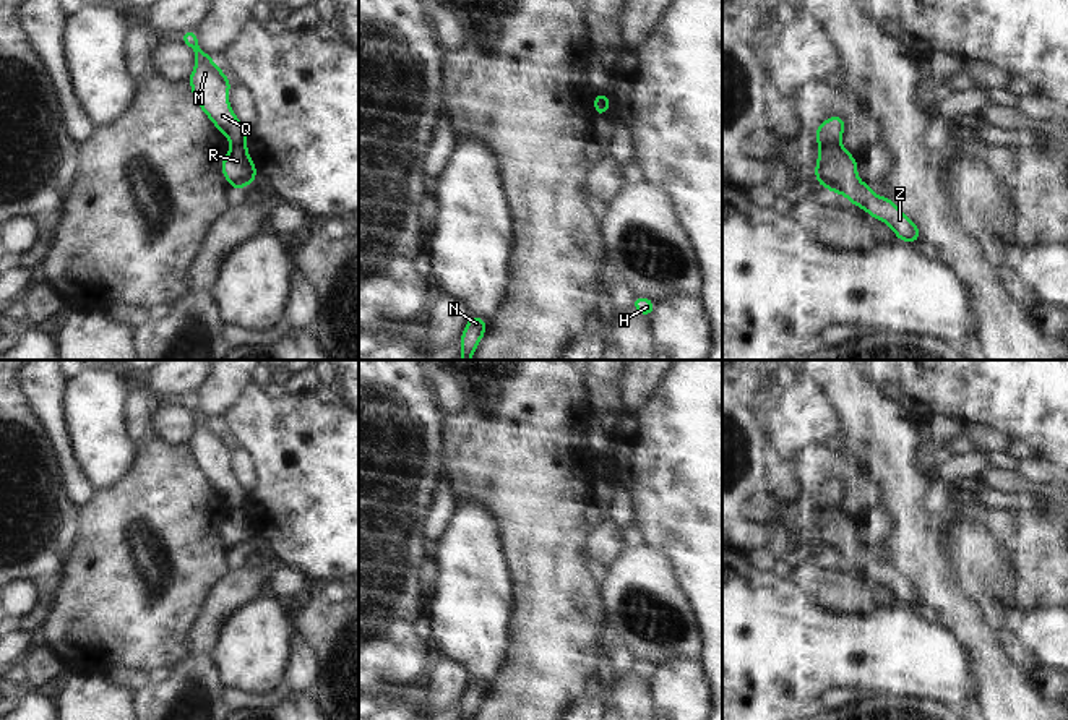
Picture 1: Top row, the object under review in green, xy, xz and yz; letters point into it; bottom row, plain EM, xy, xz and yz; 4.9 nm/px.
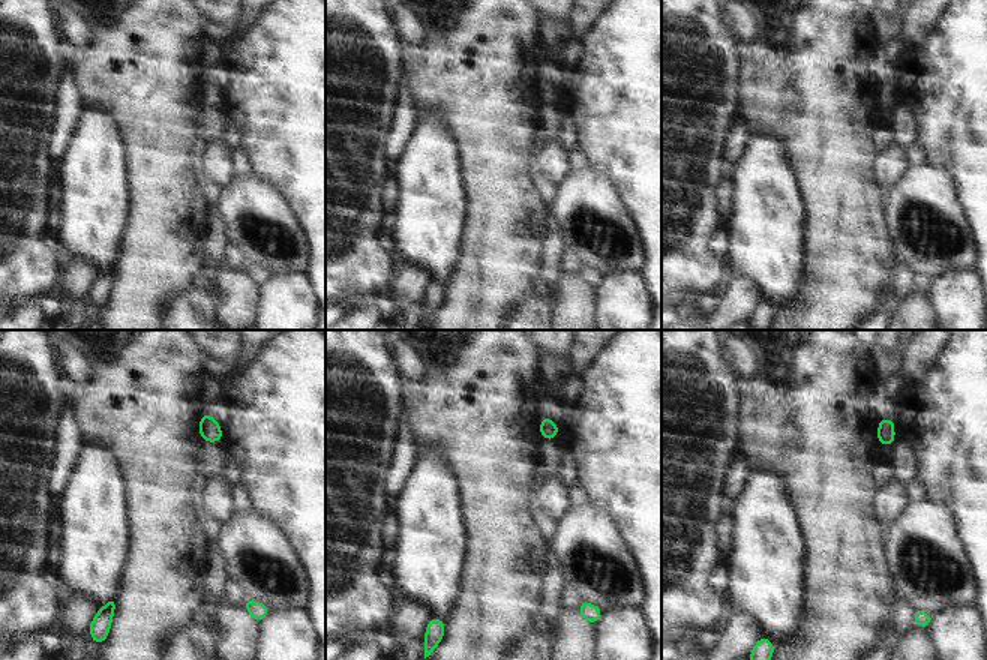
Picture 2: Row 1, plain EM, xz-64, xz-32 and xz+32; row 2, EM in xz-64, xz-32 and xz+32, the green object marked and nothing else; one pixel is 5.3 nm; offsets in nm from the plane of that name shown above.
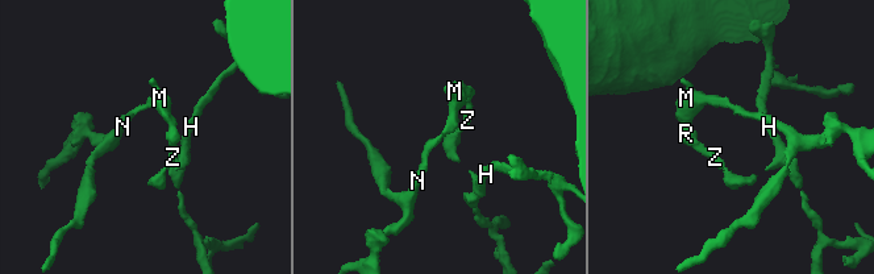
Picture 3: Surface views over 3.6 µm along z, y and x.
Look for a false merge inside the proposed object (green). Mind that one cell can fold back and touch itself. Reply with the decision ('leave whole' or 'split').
split

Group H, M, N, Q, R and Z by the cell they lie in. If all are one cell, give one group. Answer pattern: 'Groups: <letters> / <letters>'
Groups: H R Z / M N Q.

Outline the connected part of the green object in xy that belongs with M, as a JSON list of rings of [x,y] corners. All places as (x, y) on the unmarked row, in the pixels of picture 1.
[[[196,394],[180,397],[180,405],[192,410],[196,420],[196,430],[188,439],[195,464],[211,482],[214,490],[227,499],[230,509],[247,508],[247,491],[239,485],[227,465],[232,448],[230,443],[221,435],[213,422],[198,410]]]

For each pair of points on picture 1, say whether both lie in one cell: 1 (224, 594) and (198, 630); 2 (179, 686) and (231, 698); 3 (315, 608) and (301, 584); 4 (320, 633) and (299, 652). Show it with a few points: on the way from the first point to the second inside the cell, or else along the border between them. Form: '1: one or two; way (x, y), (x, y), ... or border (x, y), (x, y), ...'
1: one; way (221, 602), (206, 621)
2: two; border (224, 688), (221, 694), (223, 702)
3: two; border (317, 587), (302, 599)
4: two; border (294, 634), (315, 657), (315, 681)

